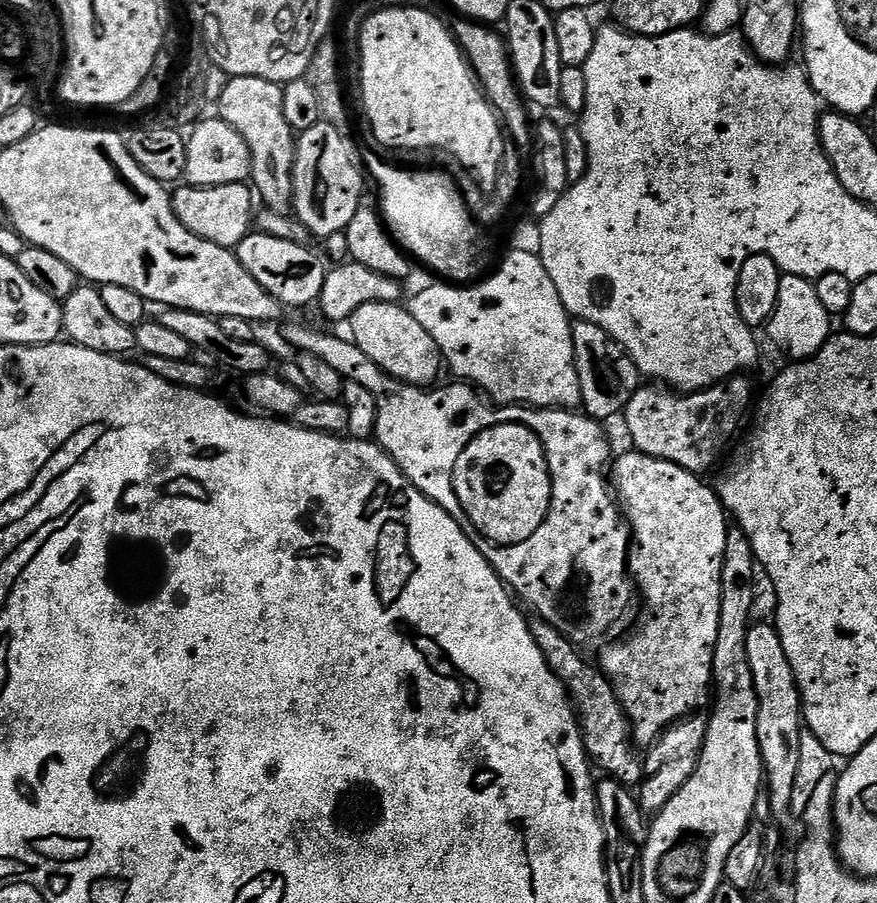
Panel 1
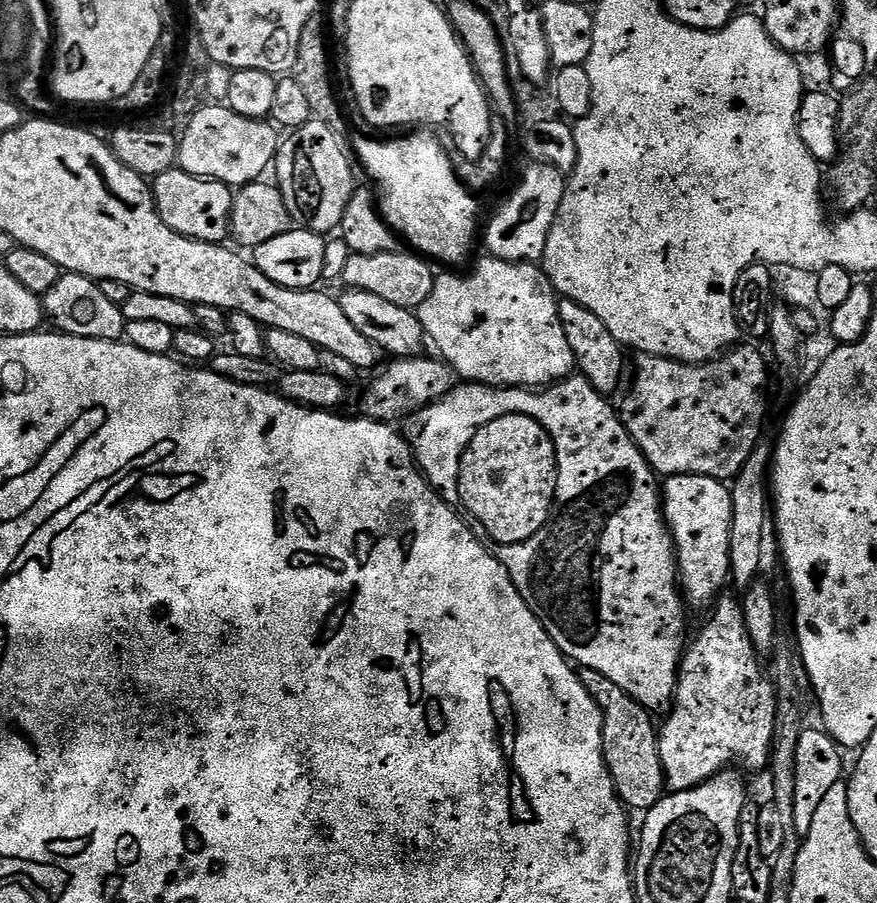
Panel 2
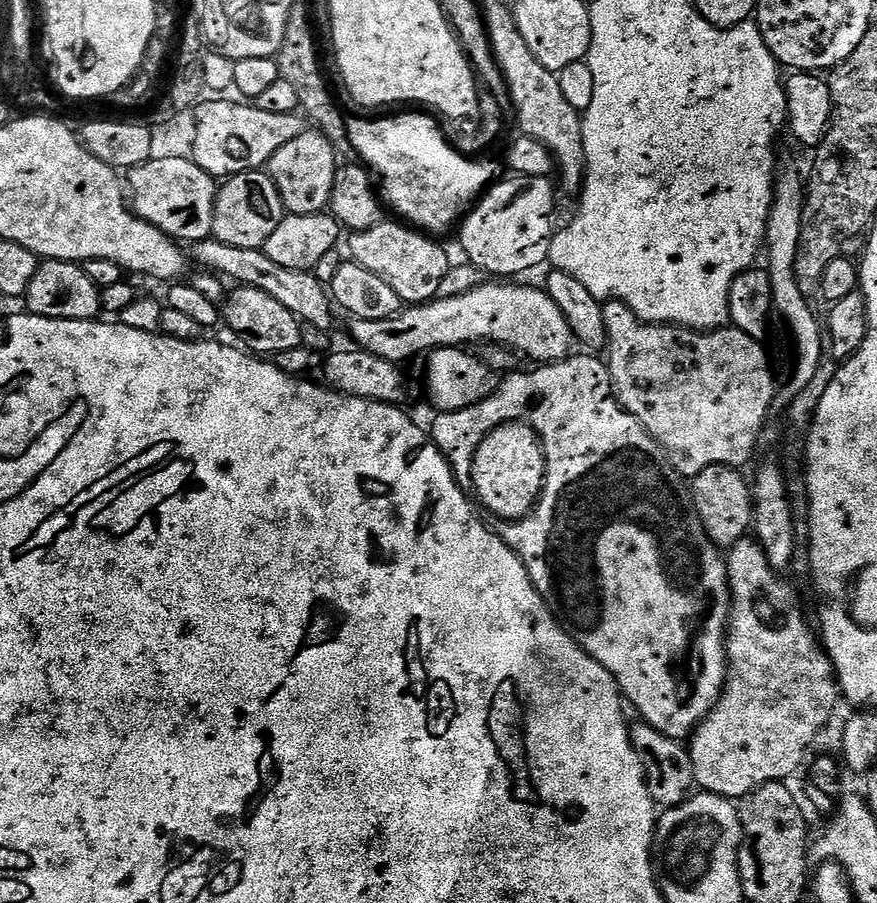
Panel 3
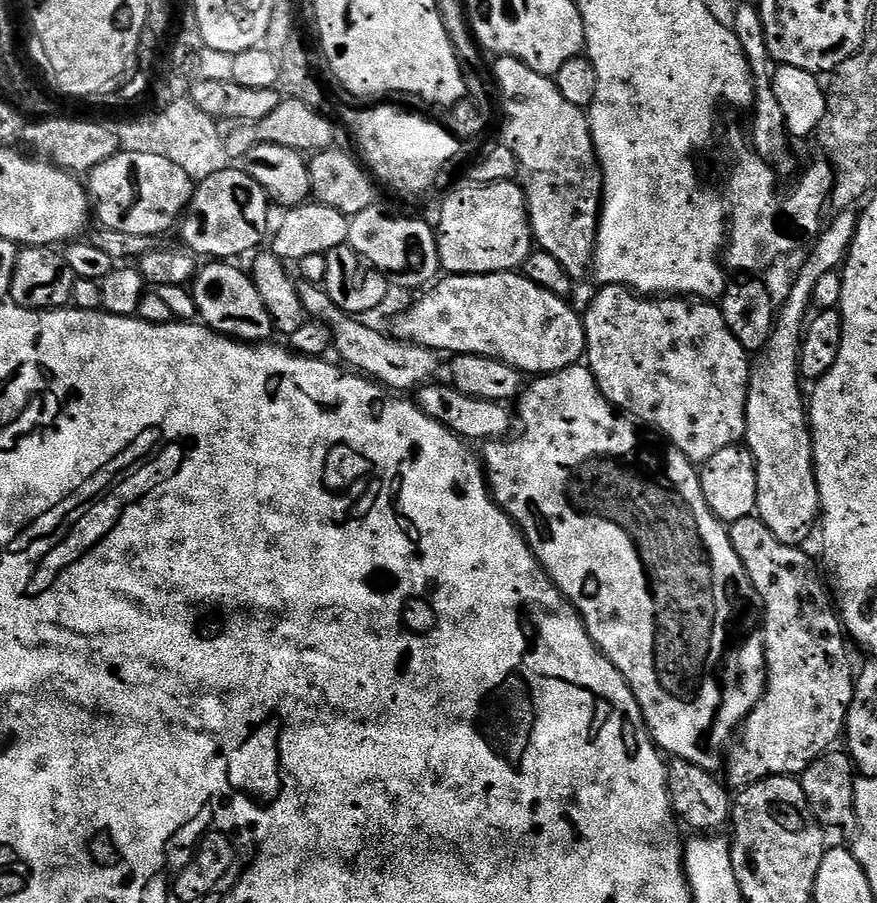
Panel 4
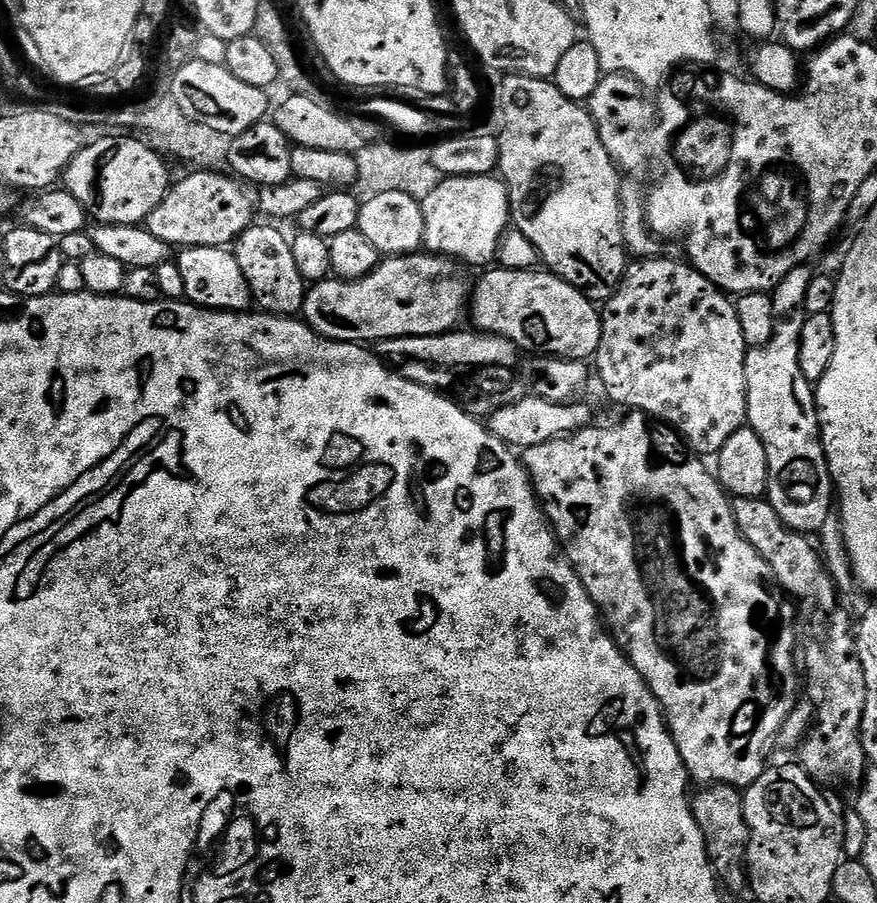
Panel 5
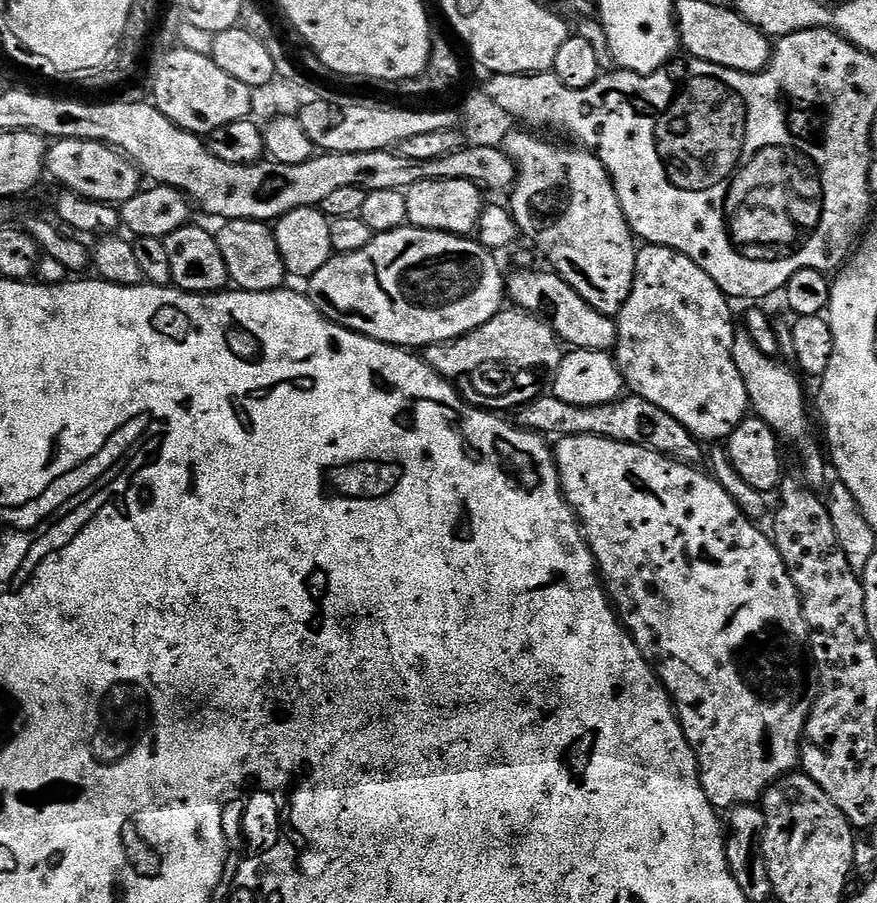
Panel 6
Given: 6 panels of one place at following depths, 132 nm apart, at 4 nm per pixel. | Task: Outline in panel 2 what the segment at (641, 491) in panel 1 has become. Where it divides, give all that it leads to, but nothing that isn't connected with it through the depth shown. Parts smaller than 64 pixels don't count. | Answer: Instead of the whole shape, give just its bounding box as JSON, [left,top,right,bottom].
[662,476,732,609]

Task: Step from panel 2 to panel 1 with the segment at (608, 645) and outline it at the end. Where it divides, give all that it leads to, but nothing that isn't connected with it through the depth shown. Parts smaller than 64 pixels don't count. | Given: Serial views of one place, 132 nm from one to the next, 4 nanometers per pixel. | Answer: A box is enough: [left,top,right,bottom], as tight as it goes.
[288,324,634,646]

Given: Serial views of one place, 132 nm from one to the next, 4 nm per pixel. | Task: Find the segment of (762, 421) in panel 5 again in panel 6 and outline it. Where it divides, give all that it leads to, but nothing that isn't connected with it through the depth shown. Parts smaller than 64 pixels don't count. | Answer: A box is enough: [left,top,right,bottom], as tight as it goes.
[734,330,826,486]

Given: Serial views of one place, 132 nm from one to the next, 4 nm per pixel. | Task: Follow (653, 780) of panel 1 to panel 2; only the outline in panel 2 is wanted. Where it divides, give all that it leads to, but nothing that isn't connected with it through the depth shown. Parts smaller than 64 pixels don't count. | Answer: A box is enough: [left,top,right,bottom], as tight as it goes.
[658,595,776,793]

